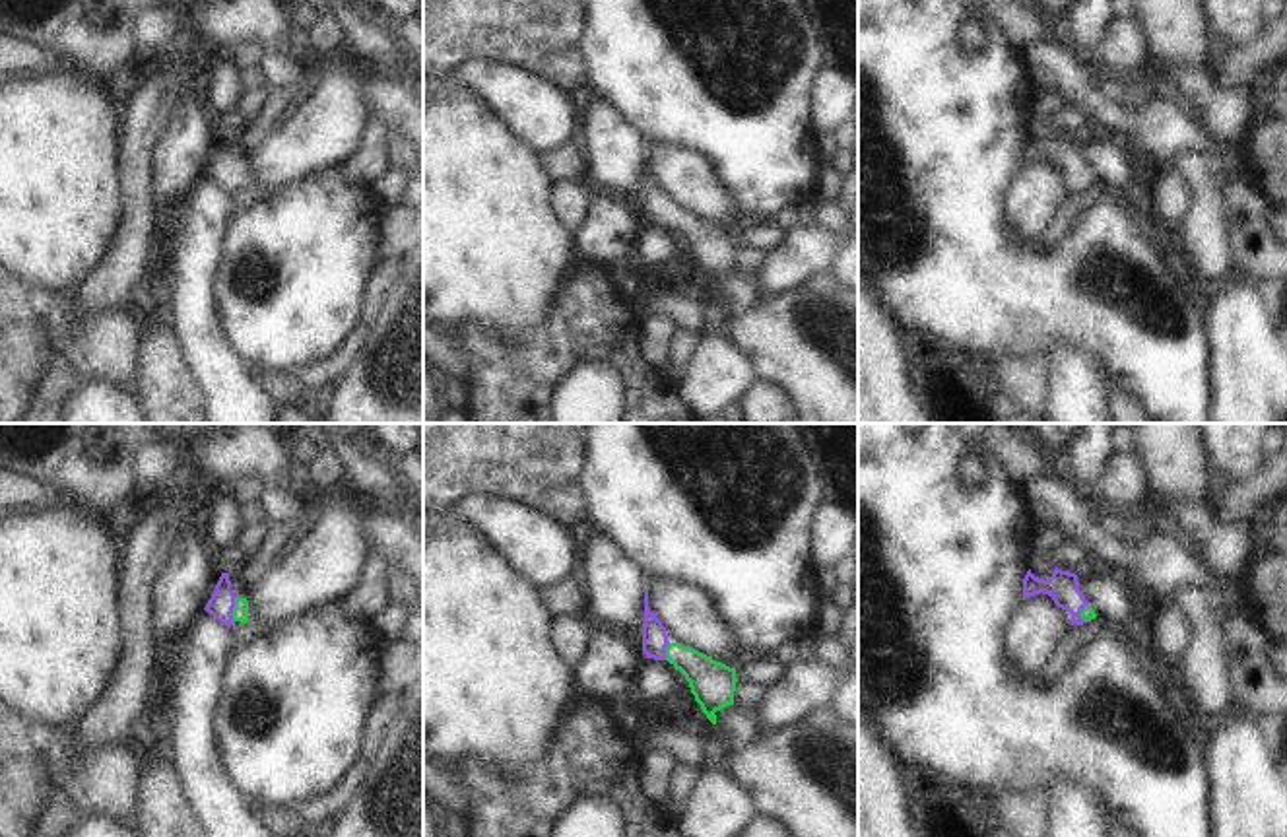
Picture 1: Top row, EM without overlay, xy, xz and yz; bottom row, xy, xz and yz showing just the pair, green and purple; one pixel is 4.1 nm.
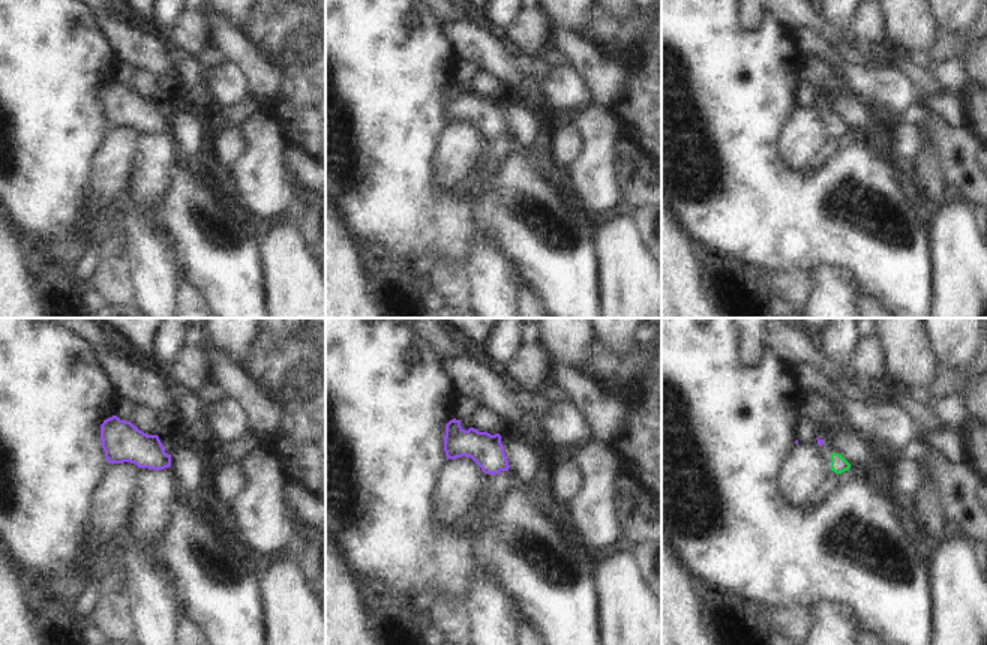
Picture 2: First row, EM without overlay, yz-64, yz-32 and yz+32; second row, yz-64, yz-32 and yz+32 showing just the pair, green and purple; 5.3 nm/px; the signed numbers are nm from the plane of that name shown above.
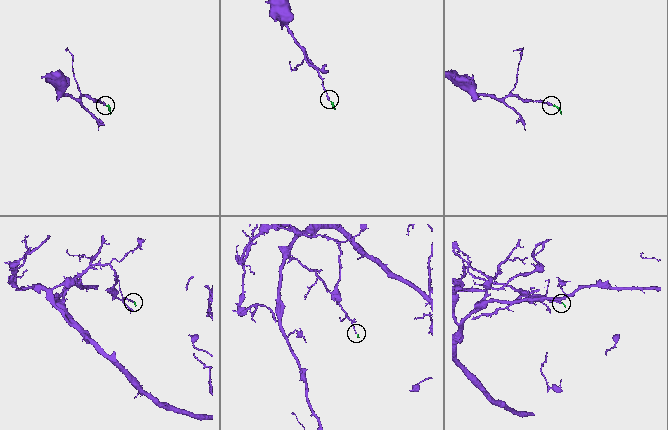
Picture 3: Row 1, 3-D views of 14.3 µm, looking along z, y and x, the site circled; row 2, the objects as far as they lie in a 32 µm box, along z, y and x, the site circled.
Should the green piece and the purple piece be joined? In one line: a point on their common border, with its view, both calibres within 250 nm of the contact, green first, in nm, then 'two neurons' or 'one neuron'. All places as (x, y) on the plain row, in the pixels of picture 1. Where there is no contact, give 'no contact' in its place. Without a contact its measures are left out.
xy (233, 175) | 60/110 nm | one neuron

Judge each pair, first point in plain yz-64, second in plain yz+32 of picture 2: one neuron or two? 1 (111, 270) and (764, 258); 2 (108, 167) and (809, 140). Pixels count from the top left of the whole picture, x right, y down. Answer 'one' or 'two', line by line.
1: two
2: one

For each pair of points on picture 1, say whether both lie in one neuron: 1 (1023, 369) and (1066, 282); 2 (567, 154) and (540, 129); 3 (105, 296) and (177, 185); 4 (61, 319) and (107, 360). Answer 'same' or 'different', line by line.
1: different
2: different
3: different
4: same

